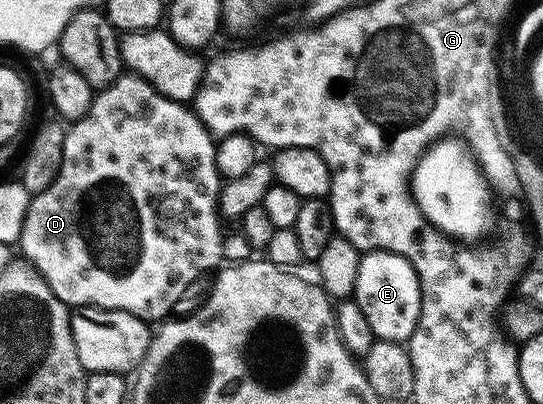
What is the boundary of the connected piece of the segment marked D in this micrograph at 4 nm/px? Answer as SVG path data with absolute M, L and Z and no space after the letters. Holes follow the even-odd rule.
M130 72L124 73L112 86L98 91L92 97L91 108L86 116L78 119L68 129L63 149L63 163L53 184L49 184L49 188L34 195L27 209L25 224L18 241L18 245L23 246L22 257L35 266L49 286L53 288L56 296L62 302L66 302L68 307L98 306L100 310L124 310L126 314L132 314L144 320L166 319L170 315L167 313L182 300L183 293L194 284L197 278L202 276L203 270L213 269L214 271L223 262L223 234L221 229L219 230L221 219L217 209L221 179L219 170L215 167L215 147L216 143L212 135L204 129L194 109L174 102L163 94L158 94L144 78L136 78ZM155 202L163 202L164 208L172 210L175 215L165 215L163 223L159 219L159 210L155 207ZM166 225L175 225L175 238L167 231Z

